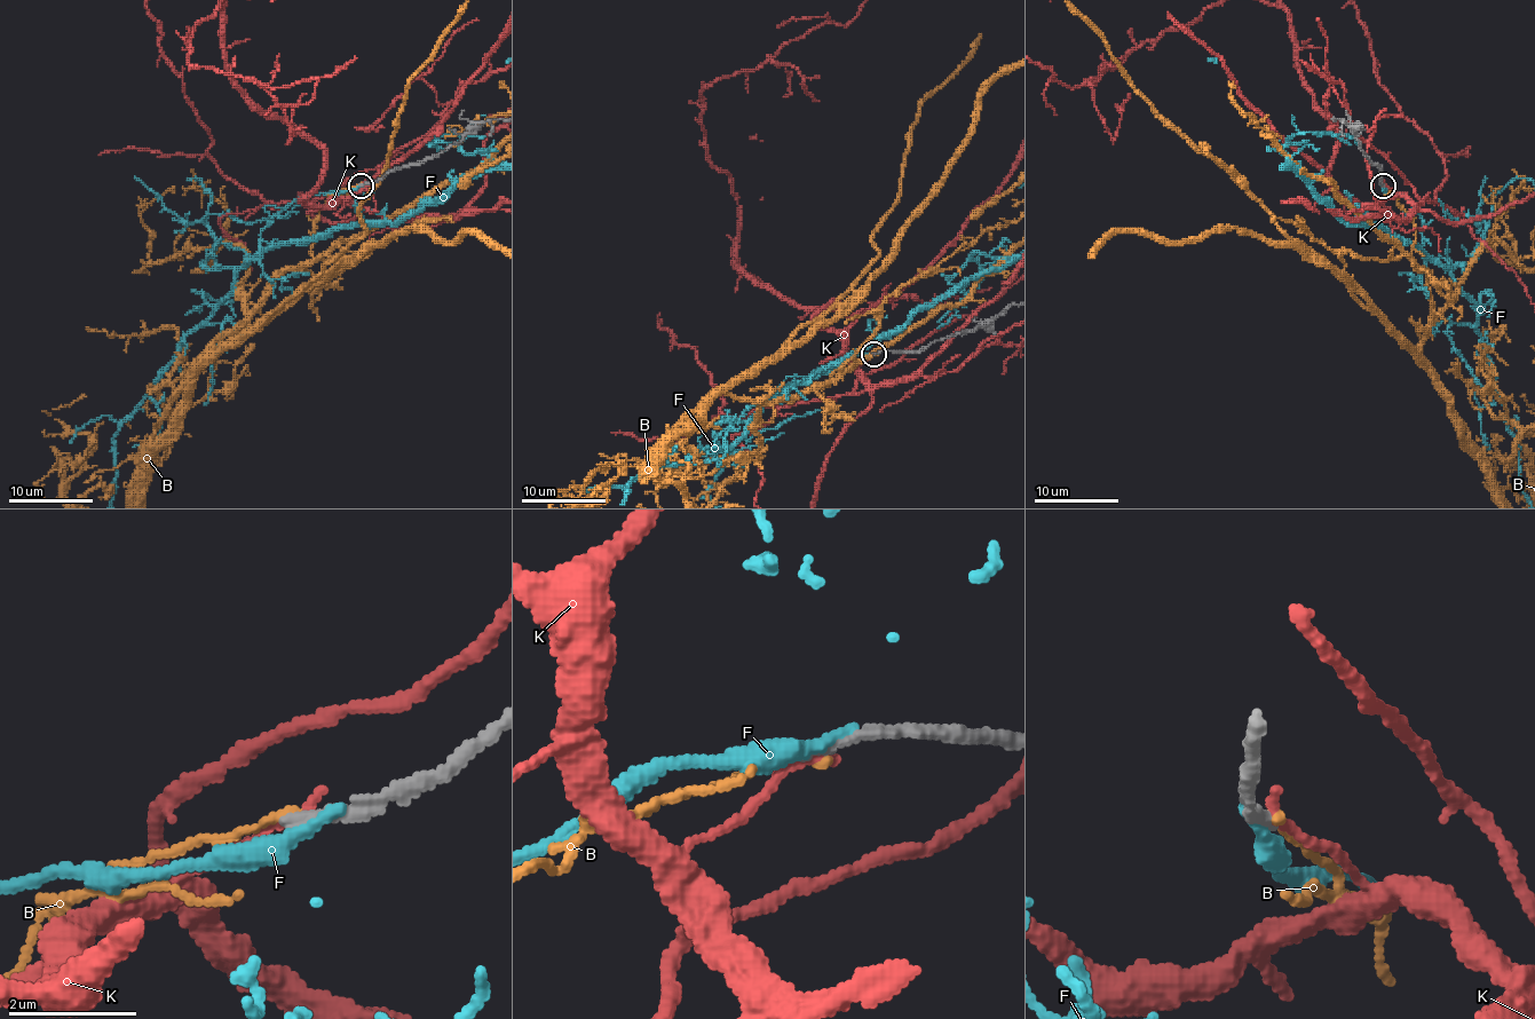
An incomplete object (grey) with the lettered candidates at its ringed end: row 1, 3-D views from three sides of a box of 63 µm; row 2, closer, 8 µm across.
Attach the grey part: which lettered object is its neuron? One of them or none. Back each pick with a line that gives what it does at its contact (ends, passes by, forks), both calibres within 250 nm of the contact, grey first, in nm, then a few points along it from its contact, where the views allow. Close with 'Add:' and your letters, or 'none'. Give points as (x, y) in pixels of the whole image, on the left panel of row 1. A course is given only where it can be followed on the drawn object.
Add: none

